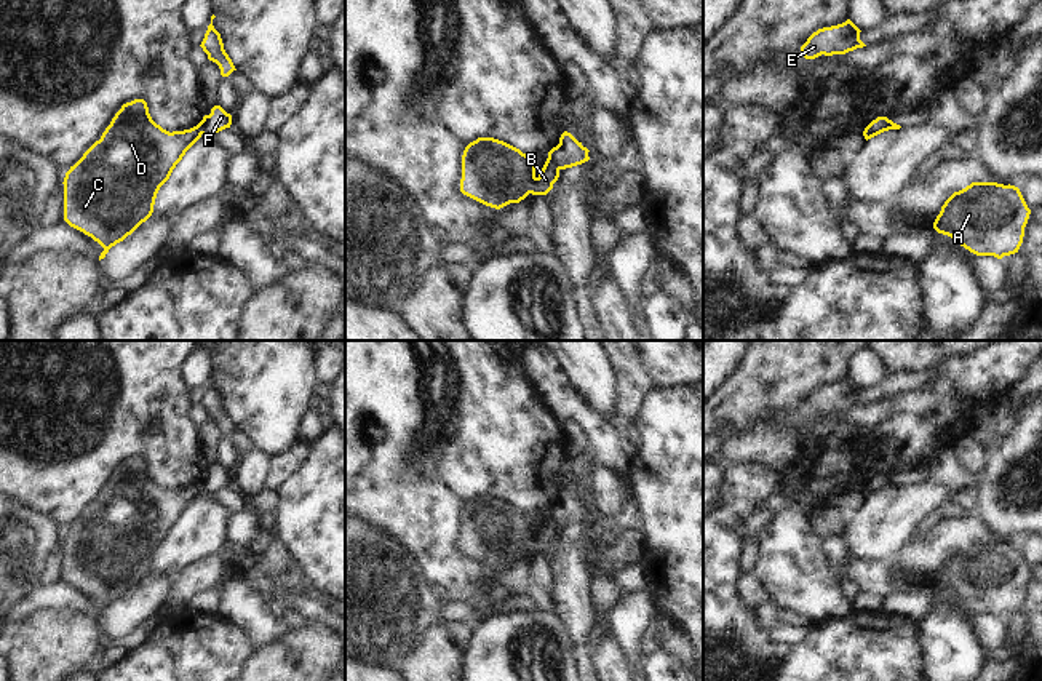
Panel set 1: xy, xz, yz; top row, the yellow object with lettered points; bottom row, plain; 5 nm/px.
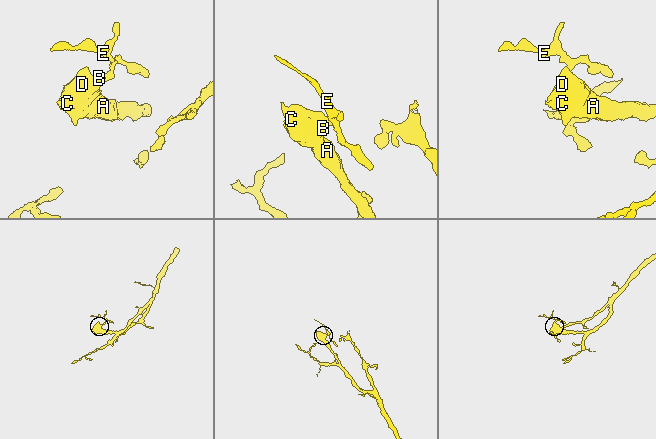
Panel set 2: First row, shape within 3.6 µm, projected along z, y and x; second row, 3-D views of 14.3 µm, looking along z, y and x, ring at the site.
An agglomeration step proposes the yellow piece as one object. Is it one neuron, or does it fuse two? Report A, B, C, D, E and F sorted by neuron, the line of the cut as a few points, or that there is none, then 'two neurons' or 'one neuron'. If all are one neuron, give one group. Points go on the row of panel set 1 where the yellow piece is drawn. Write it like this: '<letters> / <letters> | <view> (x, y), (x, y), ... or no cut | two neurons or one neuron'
A B C D / E F | yz (890, 120), (882, 128), (865, 130) | two neurons

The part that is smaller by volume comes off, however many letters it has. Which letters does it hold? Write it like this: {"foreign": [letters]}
{"foreign": ["E", "F"]}

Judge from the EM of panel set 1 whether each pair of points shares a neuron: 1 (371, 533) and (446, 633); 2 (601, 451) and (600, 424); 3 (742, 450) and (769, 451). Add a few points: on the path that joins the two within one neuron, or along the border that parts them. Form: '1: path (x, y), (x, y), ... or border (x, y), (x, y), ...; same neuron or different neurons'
1: border (443, 619), (424, 635), (414, 651); different neurons
2: path (601, 445), (600, 430); same neuron
3: path (748, 450), (763, 450); same neuron

